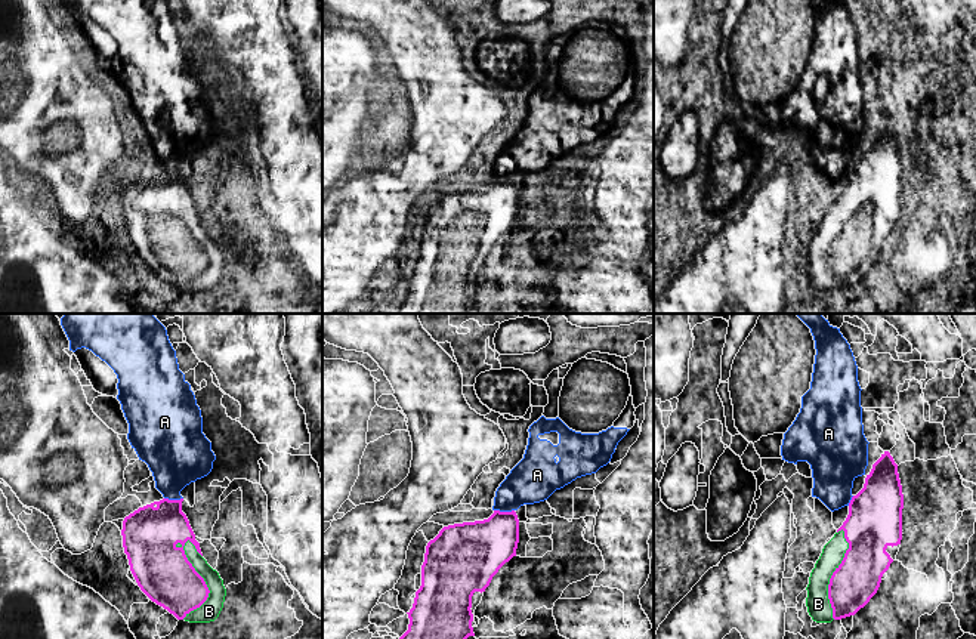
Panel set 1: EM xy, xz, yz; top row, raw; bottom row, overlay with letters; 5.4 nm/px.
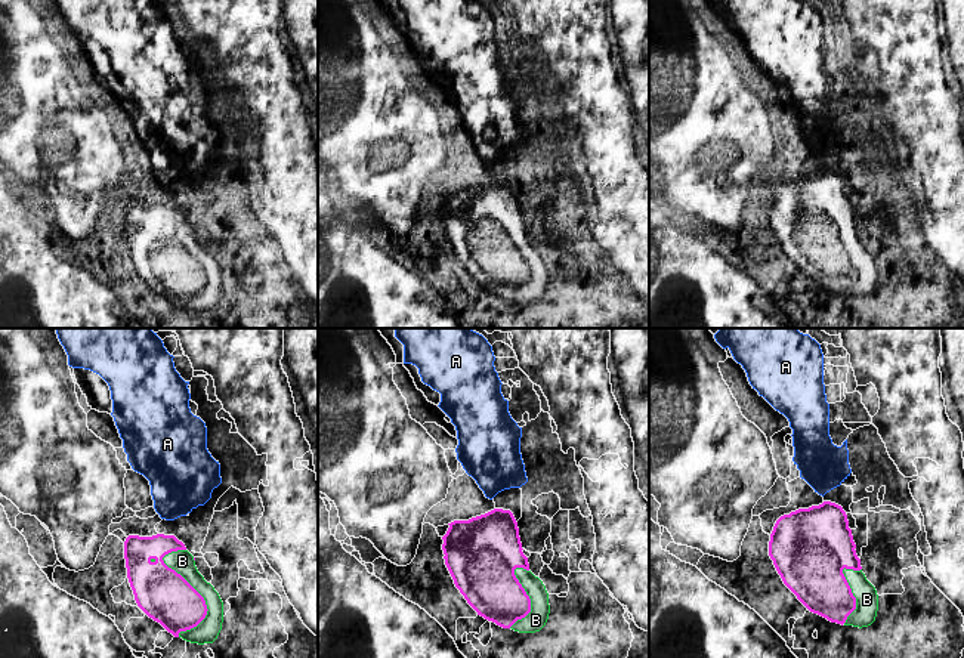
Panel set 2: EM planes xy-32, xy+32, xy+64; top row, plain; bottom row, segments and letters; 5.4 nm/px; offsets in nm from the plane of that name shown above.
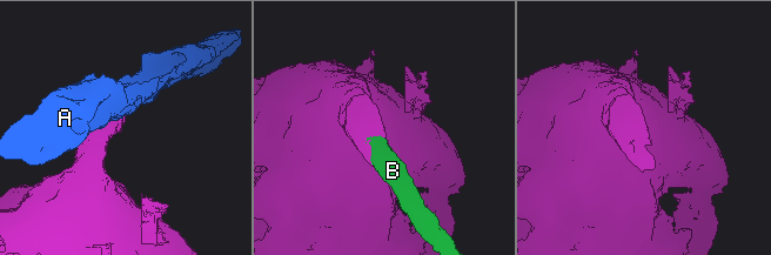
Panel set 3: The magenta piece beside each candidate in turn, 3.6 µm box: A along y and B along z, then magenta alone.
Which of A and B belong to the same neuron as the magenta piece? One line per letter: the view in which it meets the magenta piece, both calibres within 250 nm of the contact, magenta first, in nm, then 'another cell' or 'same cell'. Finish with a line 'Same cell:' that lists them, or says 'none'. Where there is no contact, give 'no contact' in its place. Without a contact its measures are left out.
A: xz | 300/240 nm | another cell
B: xy | 300/110 nm | same cell
Same cell: B

